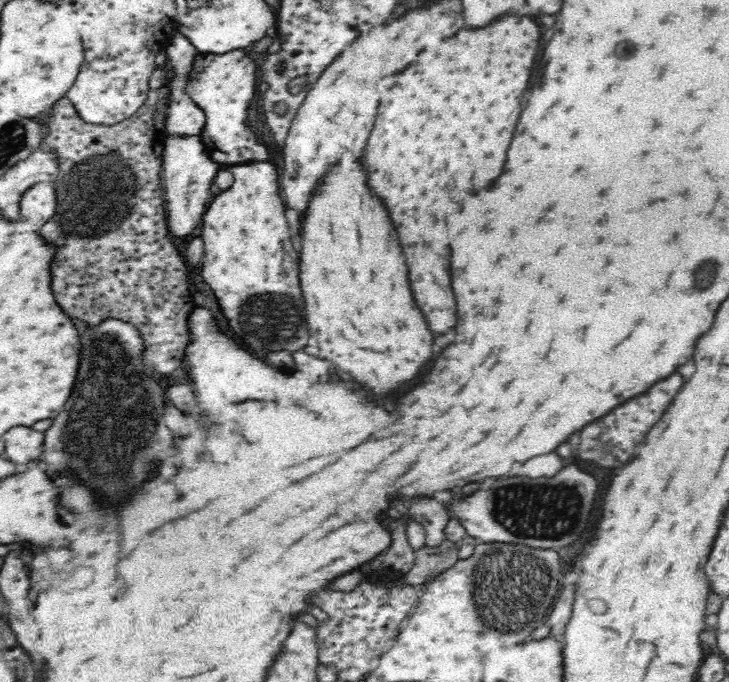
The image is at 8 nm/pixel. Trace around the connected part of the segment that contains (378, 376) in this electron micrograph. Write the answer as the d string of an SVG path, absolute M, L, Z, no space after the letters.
M358 152L350 164L338 162L328 168L316 184L308 204L302 230L299 230L302 243L300 286L312 336L320 344L320 358L328 358L332 366L336 366L336 372L350 372L360 386L370 386L374 392L380 392L380 396L392 394L404 382L414 380L422 364L432 358L432 330L422 310L414 304L398 232L384 200L368 184L362 152Z

